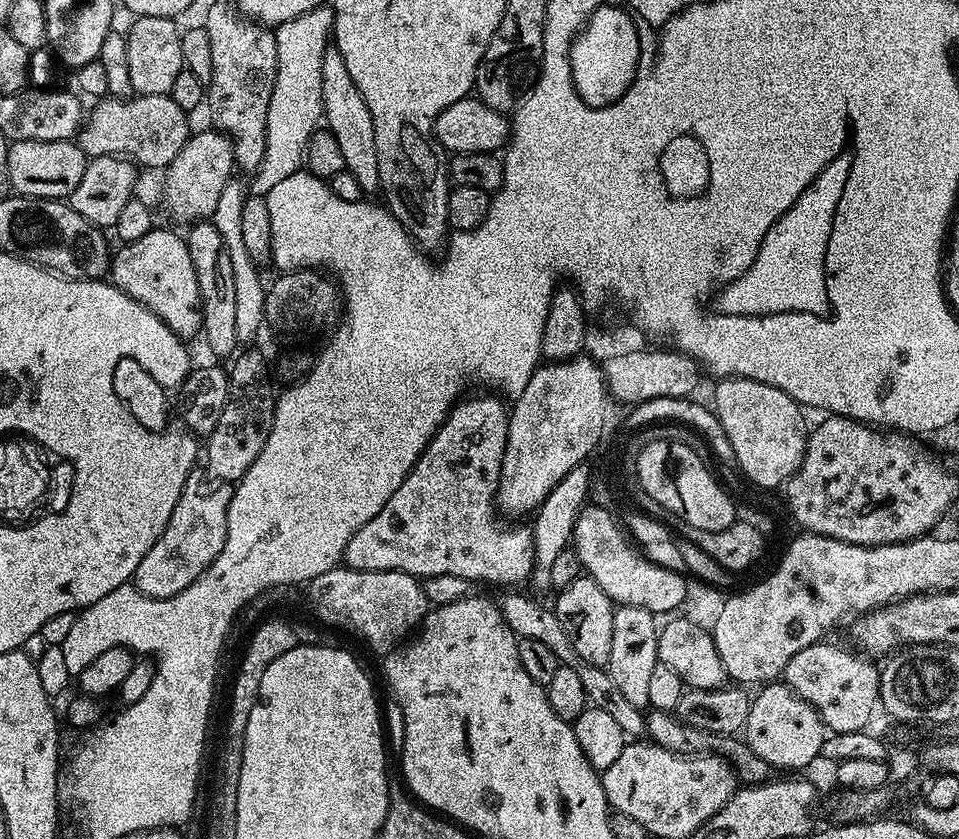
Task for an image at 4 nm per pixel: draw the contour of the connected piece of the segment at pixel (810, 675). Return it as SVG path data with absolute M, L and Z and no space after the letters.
M821 642L798 650L782 673L783 683L796 696L801 696L820 715L829 733L862 732L869 727L880 704L880 668L867 655L855 656L840 644Z

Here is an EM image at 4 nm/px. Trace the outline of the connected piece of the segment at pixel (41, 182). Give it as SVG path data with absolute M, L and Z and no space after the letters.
M75 139L51 140L13 140L8 146L8 182L11 191L18 196L33 196L39 200L64 200L71 197L74 186L82 182L82 174L86 174L89 157L85 156Z

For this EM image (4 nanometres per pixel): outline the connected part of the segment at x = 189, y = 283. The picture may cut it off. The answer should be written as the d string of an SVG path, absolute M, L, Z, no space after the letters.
M153 226L150 234L142 234L142 238L129 244L120 244L117 249L110 260L111 283L142 306L146 306L146 310L162 318L162 322L166 322L166 326L170 326L170 330L174 330L174 334L181 340L188 342L191 341L191 336L199 337L202 332L202 321L198 307L198 278L194 274L194 262L190 262L187 239L181 233L179 236L168 228Z

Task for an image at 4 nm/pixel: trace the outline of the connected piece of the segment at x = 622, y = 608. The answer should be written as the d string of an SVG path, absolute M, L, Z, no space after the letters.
M619 605L612 613L614 635L610 637L610 658L606 665L610 678L614 678L618 690L633 706L641 710L649 707L650 677L654 666L660 663L658 658L657 617L650 610L642 610L642 606Z

